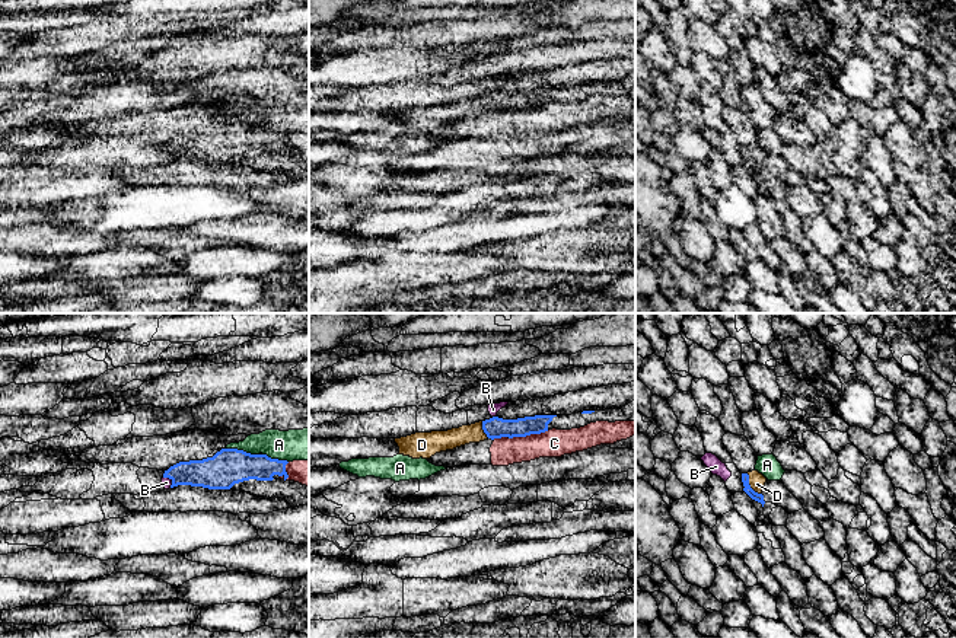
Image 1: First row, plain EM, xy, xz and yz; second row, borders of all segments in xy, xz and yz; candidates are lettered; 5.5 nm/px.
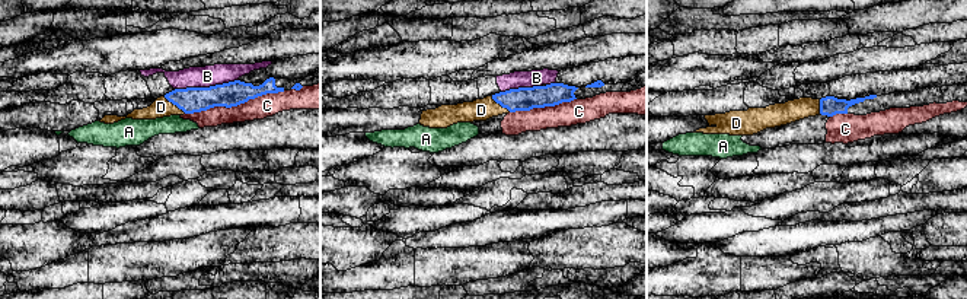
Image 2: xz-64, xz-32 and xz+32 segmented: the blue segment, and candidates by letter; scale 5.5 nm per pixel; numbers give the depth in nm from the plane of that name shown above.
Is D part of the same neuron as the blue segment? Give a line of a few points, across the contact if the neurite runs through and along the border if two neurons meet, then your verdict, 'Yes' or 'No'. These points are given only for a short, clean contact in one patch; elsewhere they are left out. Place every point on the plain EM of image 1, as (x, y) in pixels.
Line: yz (745, 152), (749, 159), (757, 155). Yes

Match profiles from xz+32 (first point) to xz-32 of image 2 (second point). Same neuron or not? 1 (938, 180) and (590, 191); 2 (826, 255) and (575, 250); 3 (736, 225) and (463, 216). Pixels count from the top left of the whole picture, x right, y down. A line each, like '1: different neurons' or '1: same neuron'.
1: different neurons
2: same neuron
3: same neuron

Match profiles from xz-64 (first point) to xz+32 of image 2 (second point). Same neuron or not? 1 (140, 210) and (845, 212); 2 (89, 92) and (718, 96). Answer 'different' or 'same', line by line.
1: different
2: same

